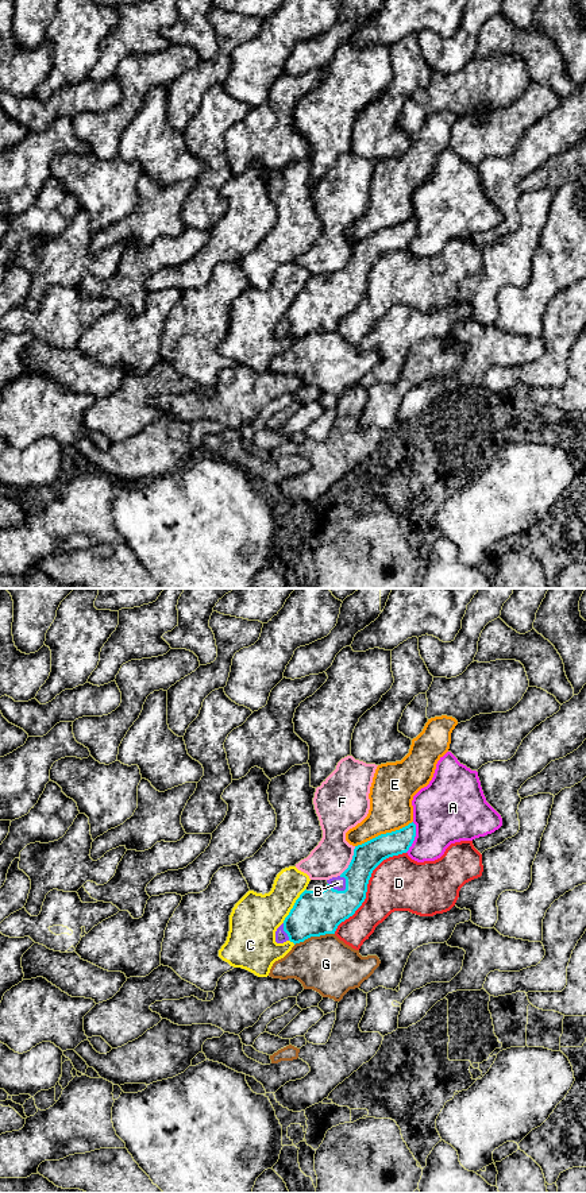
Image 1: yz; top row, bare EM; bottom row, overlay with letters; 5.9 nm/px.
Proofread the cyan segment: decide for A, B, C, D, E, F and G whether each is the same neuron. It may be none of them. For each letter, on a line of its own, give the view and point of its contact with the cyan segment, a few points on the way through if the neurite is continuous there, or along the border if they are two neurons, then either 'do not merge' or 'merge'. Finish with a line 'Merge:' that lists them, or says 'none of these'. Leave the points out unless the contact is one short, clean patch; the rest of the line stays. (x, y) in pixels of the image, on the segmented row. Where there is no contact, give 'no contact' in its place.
A: contact yz (415, 836); do not merge
B: contact yz (336, 890); merge
C: contact yz (293, 906); do not merge
D: contact yz (366, 887); do not merge
E: contact yz (384, 834); do not merge
F: contact yz (351, 861); do not merge
G: contact yz (313, 935); do not merge
Merge: B

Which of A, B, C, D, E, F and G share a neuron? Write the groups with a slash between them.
A / B / C / D / E / F / G

